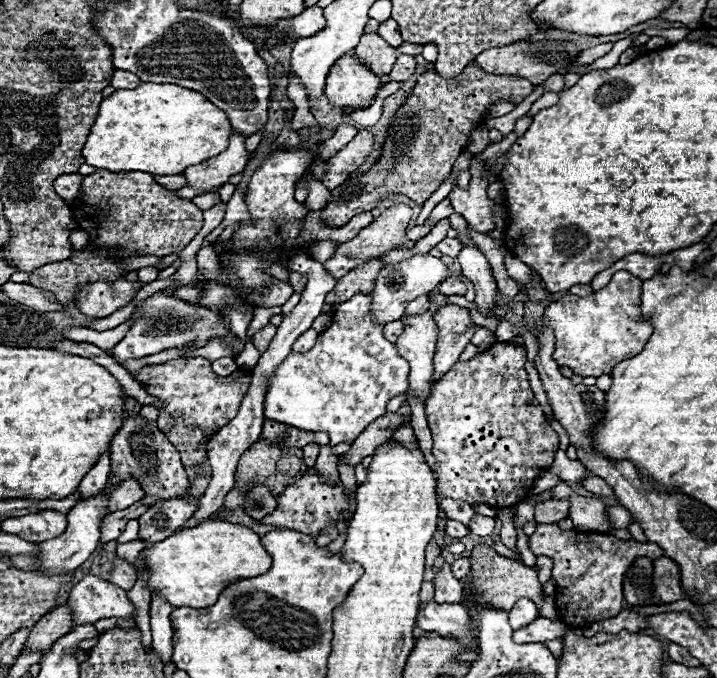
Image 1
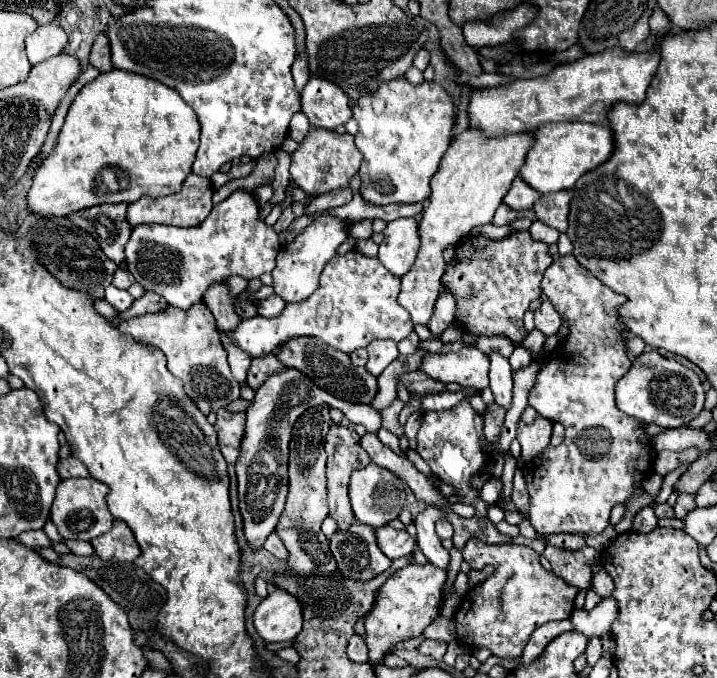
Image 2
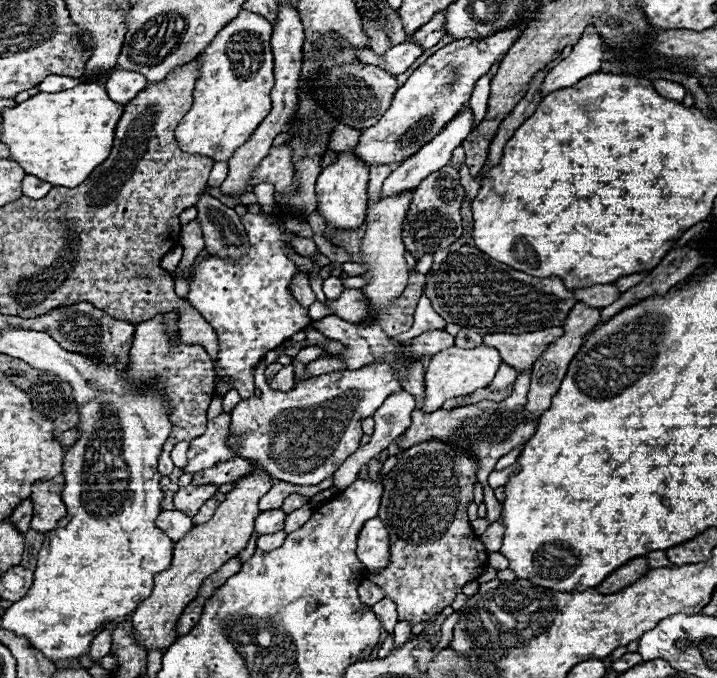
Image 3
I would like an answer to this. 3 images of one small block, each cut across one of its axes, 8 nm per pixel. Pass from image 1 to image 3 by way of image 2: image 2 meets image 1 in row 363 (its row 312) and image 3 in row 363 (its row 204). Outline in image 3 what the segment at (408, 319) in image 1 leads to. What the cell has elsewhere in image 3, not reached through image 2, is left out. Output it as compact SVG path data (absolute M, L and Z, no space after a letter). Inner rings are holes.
M452 346L448 350L442 350L434 354L426 366L424 374L424 404L422 412L434 412L438 410L446 400L458 398L458 396L468 396L476 392L478 388L486 388L492 380L494 374L500 366L500 354L496 348L490 346L478 346L478 348L458 348Z

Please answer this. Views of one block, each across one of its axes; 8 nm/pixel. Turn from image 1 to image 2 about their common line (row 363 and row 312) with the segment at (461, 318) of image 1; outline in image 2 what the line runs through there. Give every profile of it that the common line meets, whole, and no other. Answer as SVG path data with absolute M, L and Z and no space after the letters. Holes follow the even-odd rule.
M442 286L442 292L434 306L434 314L428 322L428 328L432 330L432 334L442 334L454 322L454 318L456 318L456 298L450 290Z

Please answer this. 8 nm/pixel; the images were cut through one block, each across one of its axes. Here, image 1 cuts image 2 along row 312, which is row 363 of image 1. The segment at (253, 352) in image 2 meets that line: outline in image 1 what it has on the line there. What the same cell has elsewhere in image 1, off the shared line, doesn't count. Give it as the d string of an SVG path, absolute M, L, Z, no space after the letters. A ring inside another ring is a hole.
M356 294L338 306L332 324L318 336L318 342L312 350L290 352L286 360L274 370L264 398L264 416L268 420L290 424L300 430L310 432L324 430L330 434L332 446L340 442L354 442L370 422L386 414L388 400L406 394L408 372L410 372L408 362L402 360L396 346L382 336L382 326L372 322L370 296Z

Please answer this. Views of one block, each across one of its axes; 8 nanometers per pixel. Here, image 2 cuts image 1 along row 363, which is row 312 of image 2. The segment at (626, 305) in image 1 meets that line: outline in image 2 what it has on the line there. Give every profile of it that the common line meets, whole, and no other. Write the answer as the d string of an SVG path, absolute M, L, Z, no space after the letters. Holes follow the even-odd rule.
M572 254L560 256L548 266L542 280L542 292L548 296L562 320L568 322L570 334L560 342L556 352L548 354L548 360L538 370L536 382L530 388L528 404L538 410L540 416L564 424L566 440L560 446L548 446L528 464L528 470L524 466L524 478L530 494L528 520L540 534L602 534L604 528L610 526L612 508L632 496L634 484L644 482L654 472L656 460L654 436L646 434L642 422L618 410L614 400L616 382L632 366L632 358L626 348L628 340L624 338L626 328L618 314L618 308L626 304L626 296L604 286L590 270L582 268Z

